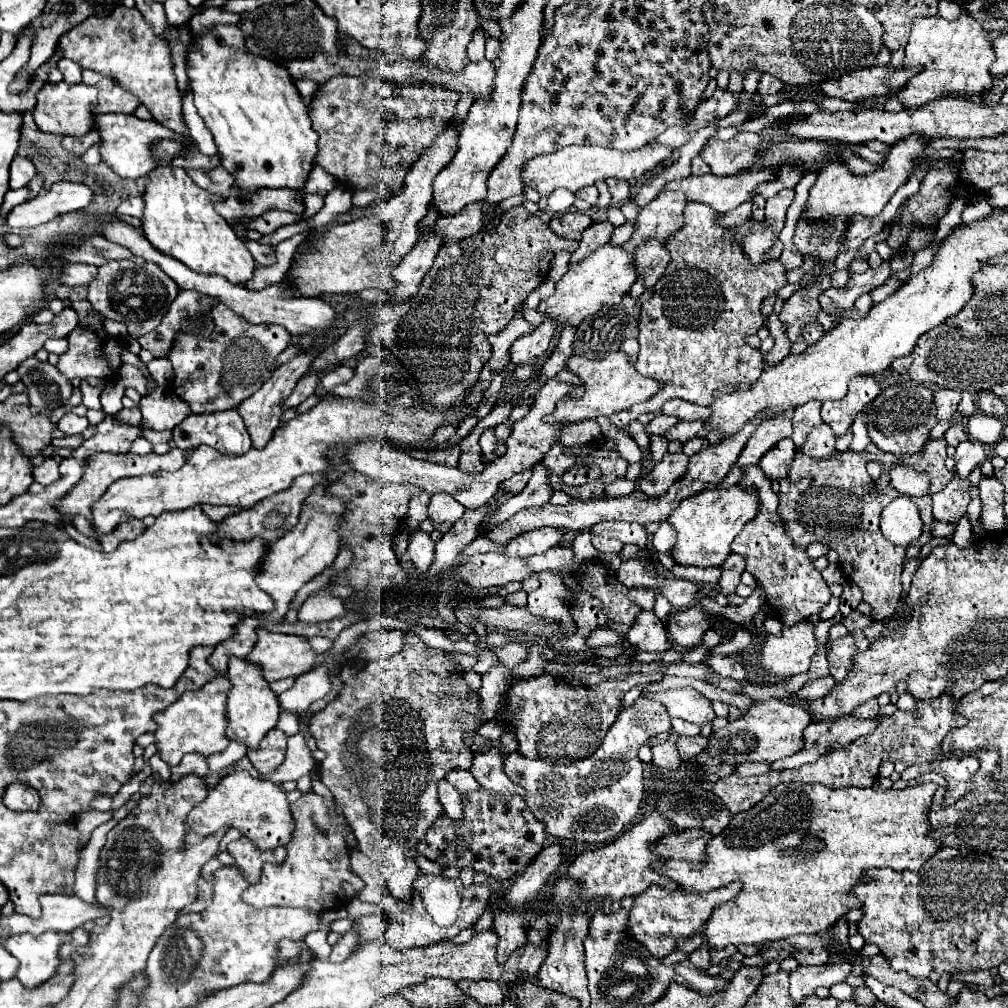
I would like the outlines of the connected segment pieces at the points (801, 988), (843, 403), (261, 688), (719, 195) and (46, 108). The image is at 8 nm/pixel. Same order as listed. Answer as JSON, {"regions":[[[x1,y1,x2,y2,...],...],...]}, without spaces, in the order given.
{"regions":[[[824,964,824,966,798,966,794,972,790,972,790,998,794,1004,800,1004,802,998,812,996,818,986,834,986,836,982,846,980,850,974,852,964]],[[858,376,850,380,848,394,842,400,828,400,822,404,822,420,834,430,836,436,844,436,854,422,854,416,880,394,880,386,872,376]],[[230,658,226,672,232,688,228,692,226,702,226,736,228,740,240,742,246,748,258,748,260,740,276,726,278,722,278,696,268,688,268,684,258,676,258,668,246,664,242,658]],[[750,170,734,176,702,174,702,176,688,176,682,180,668,182,664,190,680,190,684,192,686,202,706,204,716,212,724,214,734,210,738,204,746,202,758,184,770,180,774,180,774,176,762,170]],[[44,84,42,90,36,94,36,106,34,106,34,122,42,132,58,134,58,136,84,136,92,130,92,106,96,104,96,88,90,88,86,84]]]}

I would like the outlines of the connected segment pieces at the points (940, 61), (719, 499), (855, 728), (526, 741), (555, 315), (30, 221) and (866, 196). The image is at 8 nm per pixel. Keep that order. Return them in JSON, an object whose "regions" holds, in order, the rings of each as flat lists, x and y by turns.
{"regions":[[[942,16,934,18,918,18,914,20,910,40,906,44,904,66,922,66,922,70,912,76,896,98,902,102,906,110,918,110,924,104,944,98,944,96,982,96,992,88,990,64,994,62,994,50,990,48,990,32,982,30,972,16,962,16,954,22,944,20]],[[738,486,726,490,704,490,694,494,670,514,668,522,676,530,676,546,672,550,672,560,680,566,722,566,724,560,732,554,730,544,742,532,744,524,750,522,758,512,758,494,746,492]],[[842,716,838,720,828,722,812,722,806,732,802,732,804,746,788,758,776,760,770,764,770,770,784,770,784,768,798,768,802,764,816,762,826,752,836,748,846,748,846,744,854,742,858,736,866,736,874,732,876,720,856,720,854,716]],[[662,672,628,674,622,680,604,680,590,688,572,686,568,680,556,680,556,676,550,674,514,680,514,684,508,690,508,710,504,712,504,720,508,728,514,726,512,730,518,740,518,750,526,758,550,760,554,764,570,764,598,750,610,724,616,720,620,712,624,694,630,688,638,684,660,682,662,678]],[[604,244,578,264,570,264,562,280,556,282,556,292,538,304,538,312,556,324,570,324,576,328,582,320,596,314,604,304,618,306,636,278,638,272,636,266,632,266,632,256,620,246]],[[58,182,44,196,34,198,16,206,8,214,8,226,12,228,30,228,44,224,62,214,80,212,94,202,94,192,82,182]],[[908,136,900,142,896,142,888,158,880,164,880,170,866,174,866,176,850,176,846,168,838,162,828,162,818,170,818,180,810,188,808,202,804,206,804,216,808,220,826,220,826,218,836,218,836,216,846,216,846,220,852,220,854,216,878,216,882,208,888,204,890,196,910,178,914,172,914,156,920,154,928,146,928,138,924,136]]]}

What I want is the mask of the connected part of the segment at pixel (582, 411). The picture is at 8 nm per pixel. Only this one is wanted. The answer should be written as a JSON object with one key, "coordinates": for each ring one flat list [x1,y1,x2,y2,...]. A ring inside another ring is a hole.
{"coordinates":[[616,352,616,354,608,354,606,358,598,358,598,360,588,360,582,356,570,356,564,362,566,370,572,370,580,382,582,382,582,396,564,396,562,400,558,400,556,408,552,414,544,416,546,424,576,424,582,420,592,420,598,416,612,416,614,412,622,412,628,410,632,404,638,402,646,402,650,396,654,396,654,392,658,392,658,382,644,378,636,372,636,368,628,362,628,356,624,352]]}

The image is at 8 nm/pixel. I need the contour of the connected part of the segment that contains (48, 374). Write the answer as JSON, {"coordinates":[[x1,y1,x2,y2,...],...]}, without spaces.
{"coordinates":[[26,358,18,366,18,376,26,384,26,394,30,400,30,410,34,414,50,412,68,402,72,396,72,382,58,372,50,362,38,358]]}

